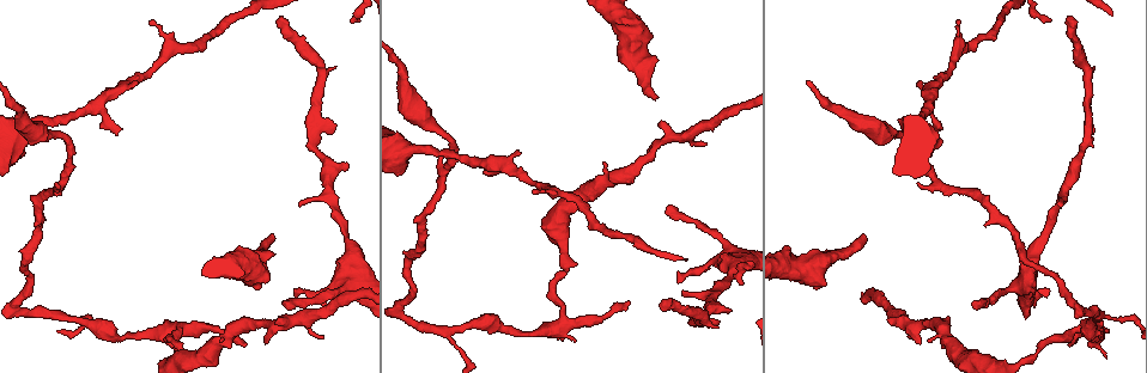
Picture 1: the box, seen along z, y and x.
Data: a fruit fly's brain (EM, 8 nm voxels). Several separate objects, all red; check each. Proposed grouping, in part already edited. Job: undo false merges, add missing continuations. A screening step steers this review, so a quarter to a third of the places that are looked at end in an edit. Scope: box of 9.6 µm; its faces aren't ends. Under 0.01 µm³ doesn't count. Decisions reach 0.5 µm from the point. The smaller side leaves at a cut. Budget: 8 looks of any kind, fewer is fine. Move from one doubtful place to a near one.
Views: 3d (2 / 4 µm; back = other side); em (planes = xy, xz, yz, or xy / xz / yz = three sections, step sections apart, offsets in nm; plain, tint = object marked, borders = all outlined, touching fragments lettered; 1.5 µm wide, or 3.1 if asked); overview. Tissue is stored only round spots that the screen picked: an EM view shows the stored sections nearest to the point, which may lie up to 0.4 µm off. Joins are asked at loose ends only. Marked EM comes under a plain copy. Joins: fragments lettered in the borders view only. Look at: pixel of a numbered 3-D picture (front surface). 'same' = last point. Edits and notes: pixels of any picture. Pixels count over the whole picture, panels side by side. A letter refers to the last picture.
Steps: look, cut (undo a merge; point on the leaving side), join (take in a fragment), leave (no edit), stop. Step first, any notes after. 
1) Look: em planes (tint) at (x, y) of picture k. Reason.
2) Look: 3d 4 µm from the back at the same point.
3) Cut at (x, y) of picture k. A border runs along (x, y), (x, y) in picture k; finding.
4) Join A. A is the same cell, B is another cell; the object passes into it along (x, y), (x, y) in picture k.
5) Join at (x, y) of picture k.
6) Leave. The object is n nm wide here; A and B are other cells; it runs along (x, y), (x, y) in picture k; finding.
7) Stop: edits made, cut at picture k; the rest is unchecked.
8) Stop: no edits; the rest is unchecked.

Look: 3d 4 µm at (1066, 19) of picture 1. Long arm stops here.

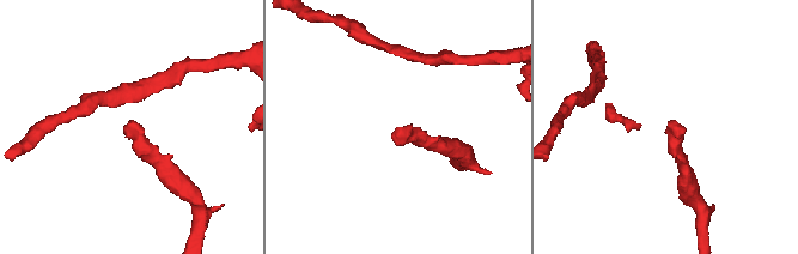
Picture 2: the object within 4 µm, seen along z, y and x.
Look: em xy step 4 (tint) at (126, 126) of picture 2. Now the EM.

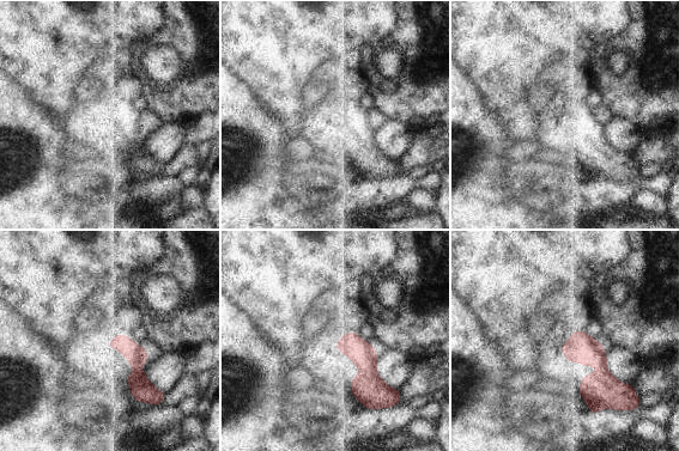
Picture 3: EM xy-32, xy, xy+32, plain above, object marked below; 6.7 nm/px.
Look: em xy step 4 (borders) at the same point.

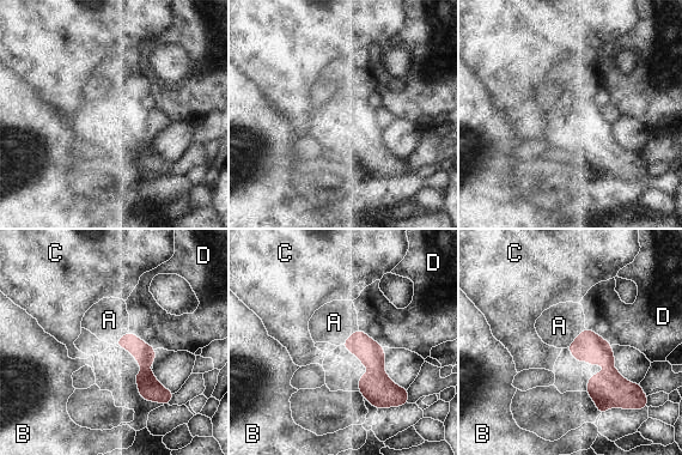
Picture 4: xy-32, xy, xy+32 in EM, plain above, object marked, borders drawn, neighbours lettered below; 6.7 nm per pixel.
Leave. The object is 120 nm wide here; A, B, C and D are other cells; a border runs along (585, 328), (567, 346) in picture 4; none of them fits.

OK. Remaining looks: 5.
Look: 3d 4 µm at (178, 330) of picture 1. Branch point.

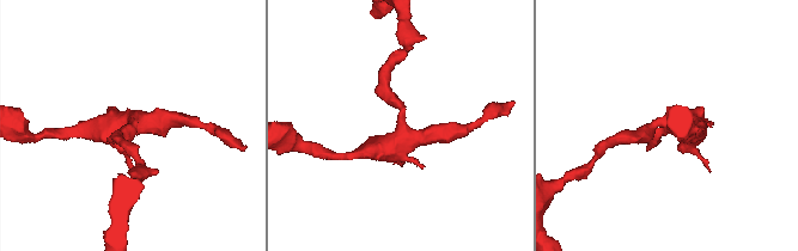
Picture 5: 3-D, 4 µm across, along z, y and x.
Look: em xz step 8 (borders) at (405, 132) of picture 5.

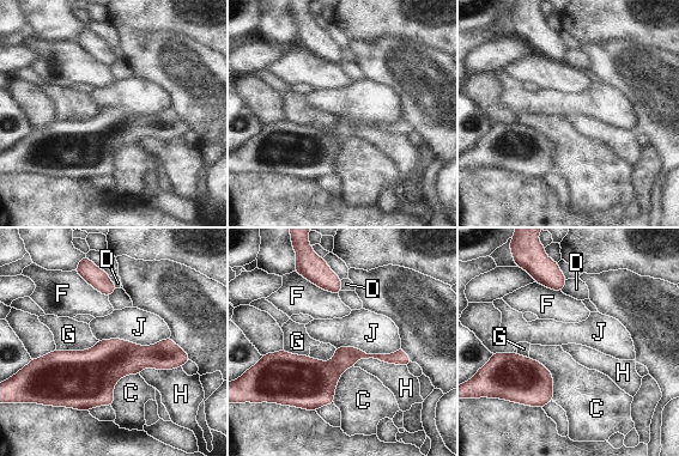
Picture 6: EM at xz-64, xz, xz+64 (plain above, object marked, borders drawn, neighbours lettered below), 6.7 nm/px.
Leave. The object is 240 nm wide here; C, D, F, G, H and J are other cells; a border runs along (169, 336), (150, 345), (98, 340) in picture 6; continuous, no second neuron.

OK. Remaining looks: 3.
Look: em xz step 4 (borders) at (64, 314) of picture 1. Side arm on a straight run.

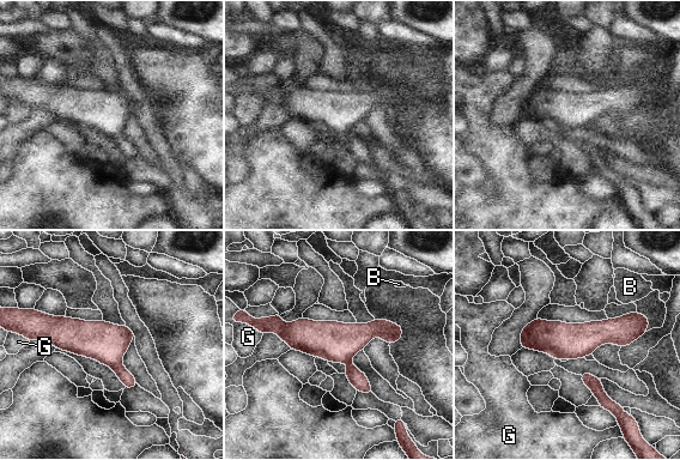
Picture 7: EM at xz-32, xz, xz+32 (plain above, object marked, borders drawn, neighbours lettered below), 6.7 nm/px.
Leave. B and G are other cells; a border runs along (278, 313), (261, 318) in picture 7; all the same neuron.

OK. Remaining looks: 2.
Look: em planes (tint) at (861, 236) of picture 1. An open end.

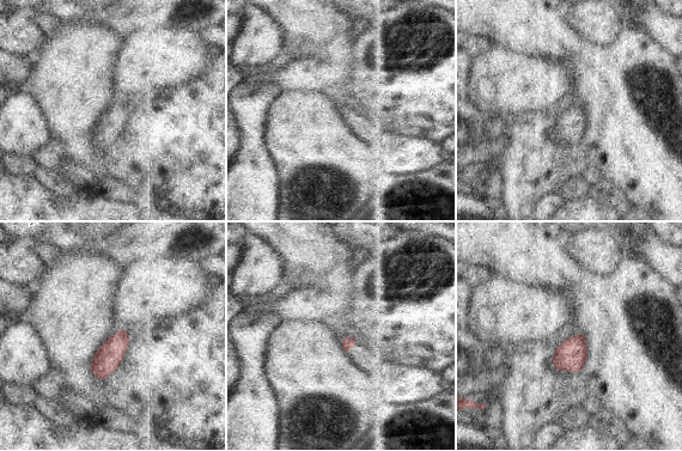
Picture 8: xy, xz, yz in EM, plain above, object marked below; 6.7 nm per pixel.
Look: em planes (borders) at the same point. See the neighbours.

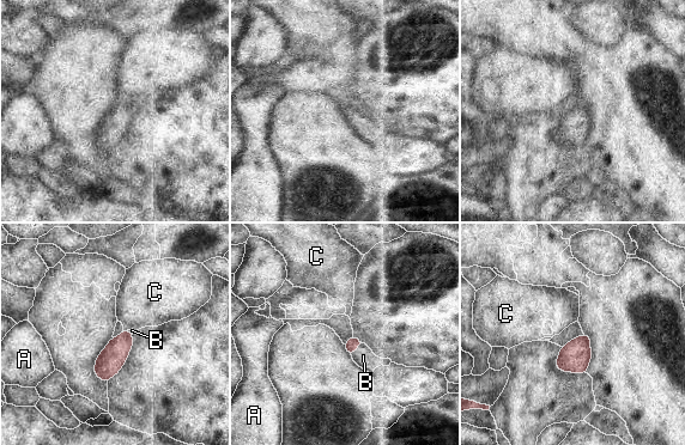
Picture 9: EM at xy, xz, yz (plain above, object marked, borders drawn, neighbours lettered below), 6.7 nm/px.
Join B. B is the same cell, A and C are other cells; the object passes into it along (352, 343), (356, 348), (363, 355) in picture 9; it goes on there.

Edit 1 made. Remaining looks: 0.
Stop: edits made, join at picture 9; the rest is unchecked.

